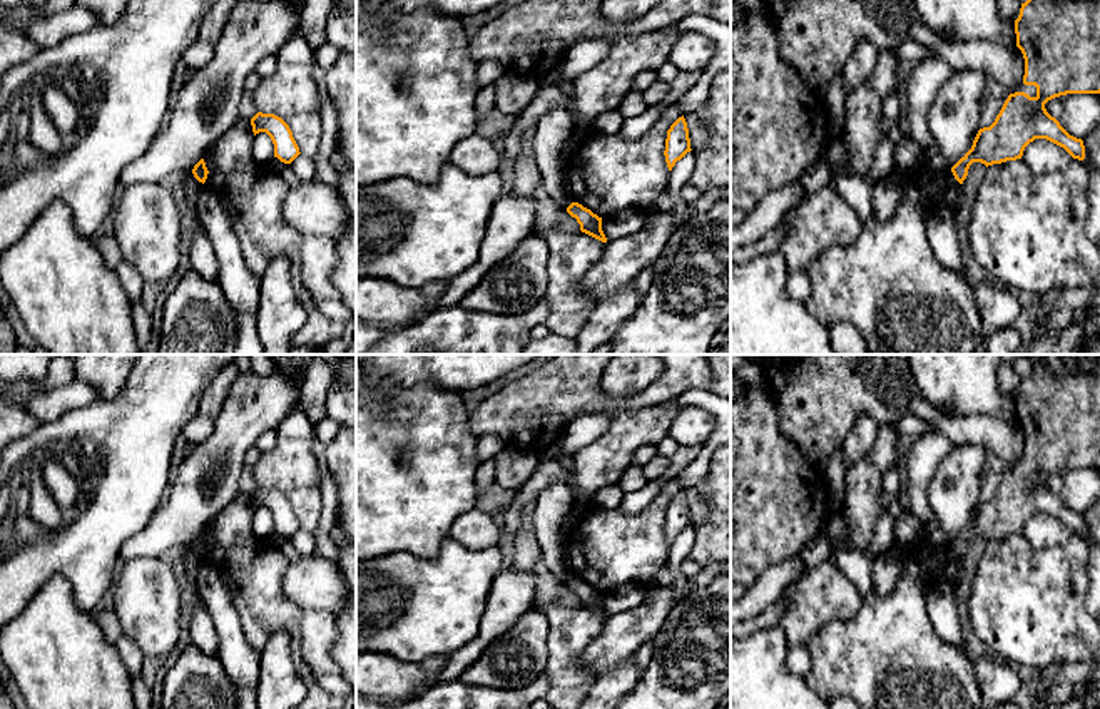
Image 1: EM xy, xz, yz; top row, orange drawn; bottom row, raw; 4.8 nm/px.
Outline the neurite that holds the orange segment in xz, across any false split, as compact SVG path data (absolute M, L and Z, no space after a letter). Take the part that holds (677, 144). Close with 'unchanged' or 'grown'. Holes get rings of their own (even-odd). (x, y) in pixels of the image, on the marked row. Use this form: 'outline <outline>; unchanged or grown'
outline M682 115L667 130L664 156L669 171L672 171L675 162L680 161L690 150L692 149L690 149L689 129Z; unchanged

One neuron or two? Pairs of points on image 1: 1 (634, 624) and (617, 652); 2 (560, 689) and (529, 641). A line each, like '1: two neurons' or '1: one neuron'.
1: one neuron
2: two neurons

